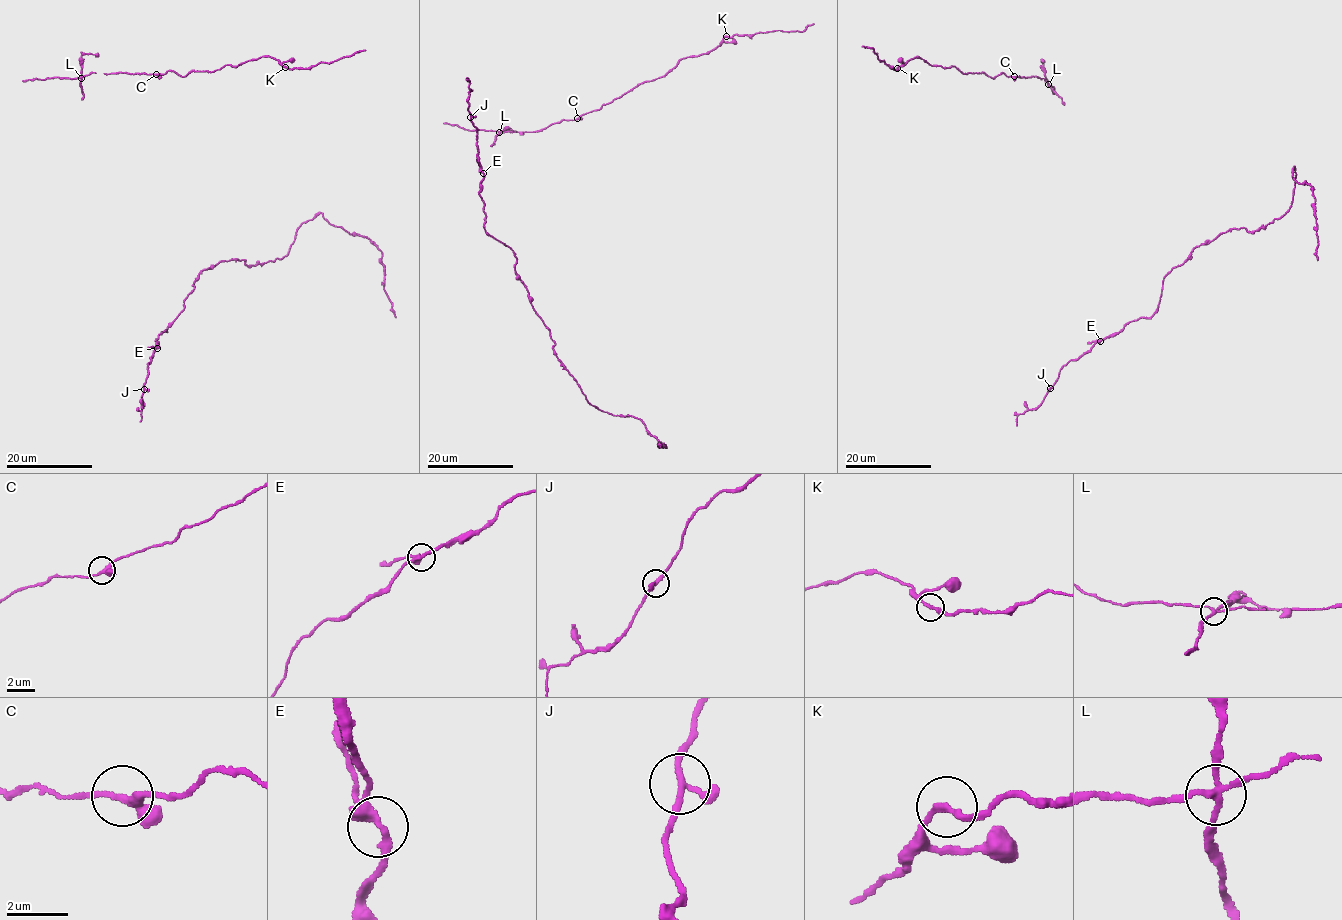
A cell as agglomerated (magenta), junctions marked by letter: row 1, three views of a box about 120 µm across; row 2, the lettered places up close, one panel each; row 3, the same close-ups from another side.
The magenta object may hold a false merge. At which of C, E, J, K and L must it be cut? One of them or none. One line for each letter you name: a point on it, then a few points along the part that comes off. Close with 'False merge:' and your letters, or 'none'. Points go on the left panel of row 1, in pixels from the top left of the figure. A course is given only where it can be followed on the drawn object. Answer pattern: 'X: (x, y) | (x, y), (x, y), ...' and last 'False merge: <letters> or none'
L: (81, 78) | (80, 78), (81, 56), (98, 53)
False merge: L

